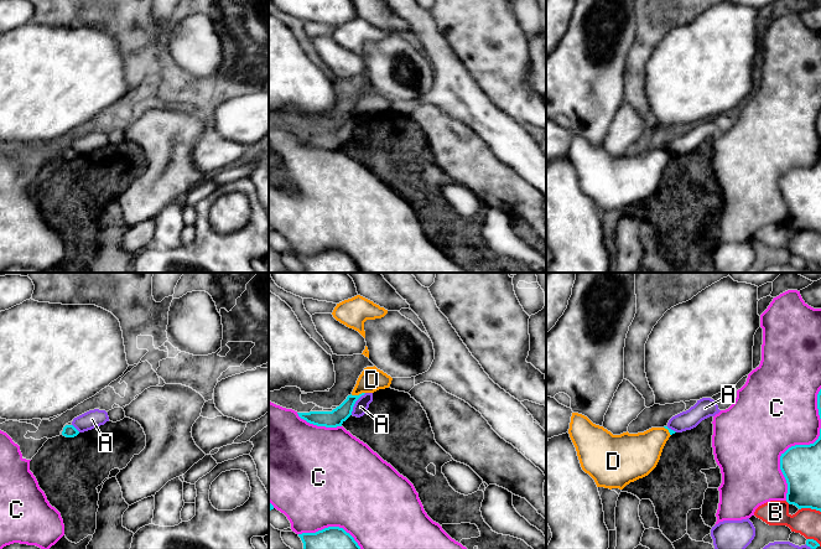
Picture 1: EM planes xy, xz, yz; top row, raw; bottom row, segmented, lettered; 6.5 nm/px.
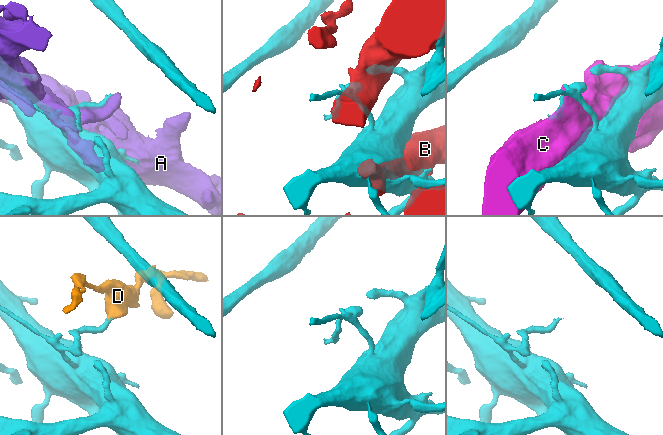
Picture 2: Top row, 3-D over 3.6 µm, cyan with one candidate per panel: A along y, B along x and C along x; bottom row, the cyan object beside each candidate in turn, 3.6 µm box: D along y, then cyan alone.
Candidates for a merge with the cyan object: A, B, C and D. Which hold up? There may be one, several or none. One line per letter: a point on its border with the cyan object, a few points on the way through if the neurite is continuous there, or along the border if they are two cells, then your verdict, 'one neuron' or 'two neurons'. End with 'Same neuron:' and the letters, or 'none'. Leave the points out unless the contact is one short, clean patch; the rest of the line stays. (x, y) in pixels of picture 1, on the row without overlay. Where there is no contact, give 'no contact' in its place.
A: contact xz (354, 125); two neurons
B: contact yz (810, 229); two neurons
C: contact yz (781, 177); two neurons
D: contact xz (357, 118); way xz (330, 141), (333, 141), (357, 118), (372, 102); one neuron
Same neuron: D

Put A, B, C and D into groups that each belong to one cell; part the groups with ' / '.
A / B / C / D

